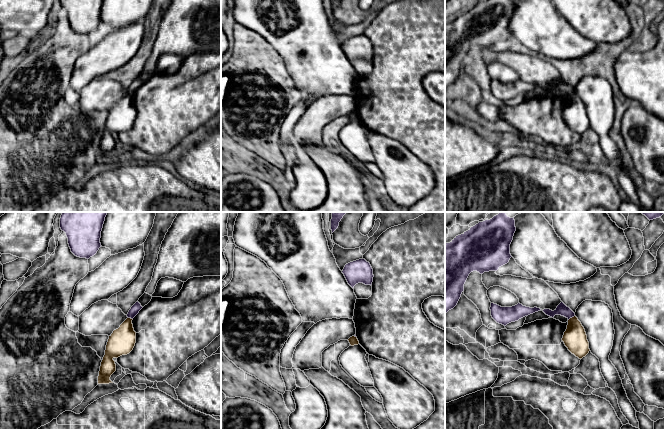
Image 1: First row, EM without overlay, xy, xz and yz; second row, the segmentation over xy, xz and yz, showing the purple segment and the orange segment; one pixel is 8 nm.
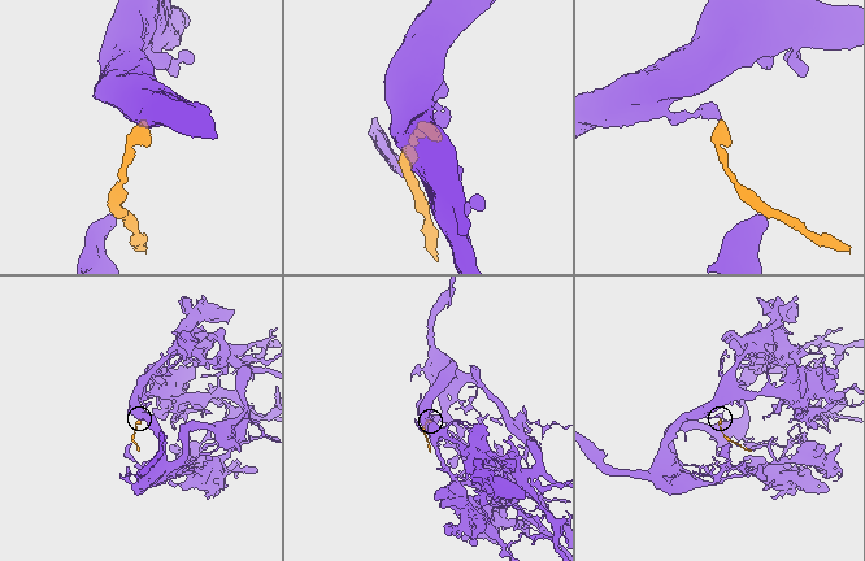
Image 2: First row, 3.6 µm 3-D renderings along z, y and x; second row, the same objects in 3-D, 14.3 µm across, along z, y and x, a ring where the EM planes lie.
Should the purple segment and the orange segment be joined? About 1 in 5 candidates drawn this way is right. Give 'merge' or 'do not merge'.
do not merge

